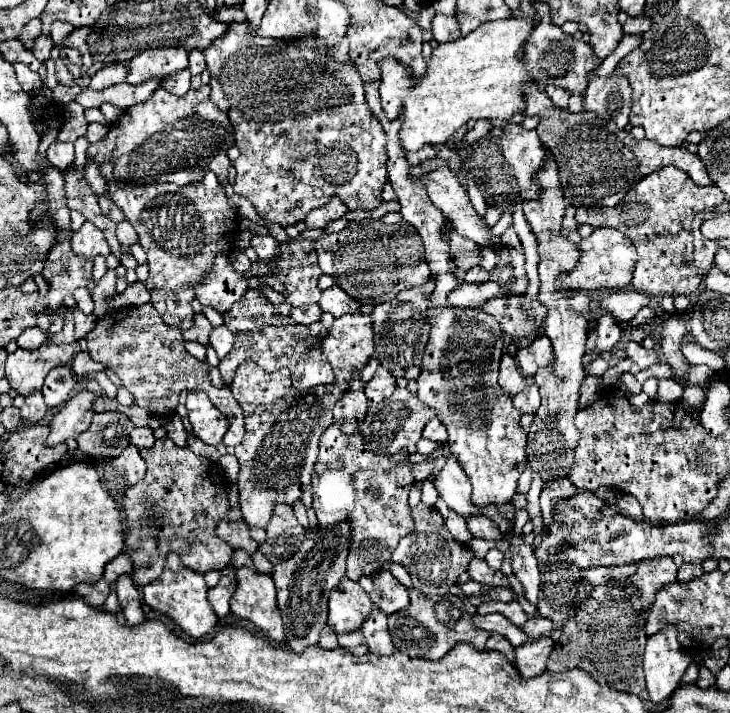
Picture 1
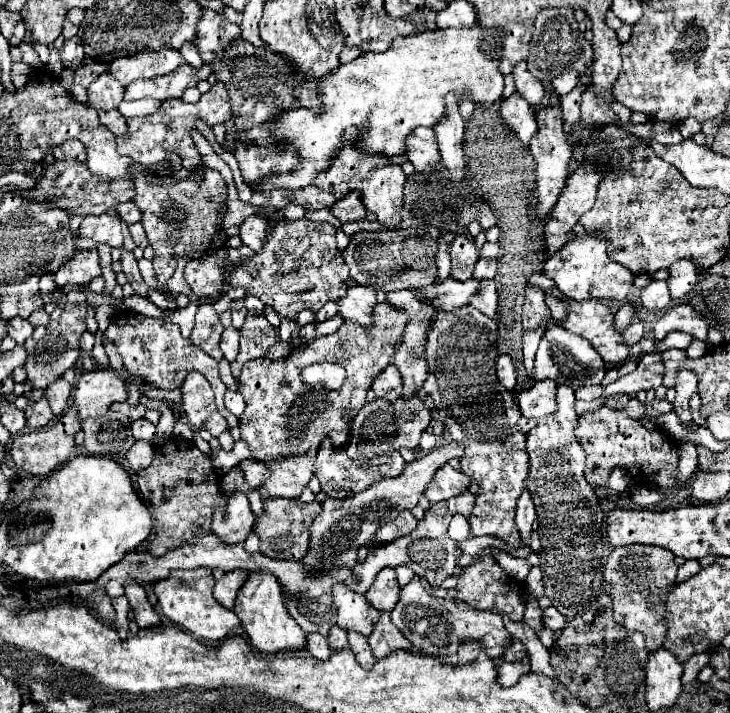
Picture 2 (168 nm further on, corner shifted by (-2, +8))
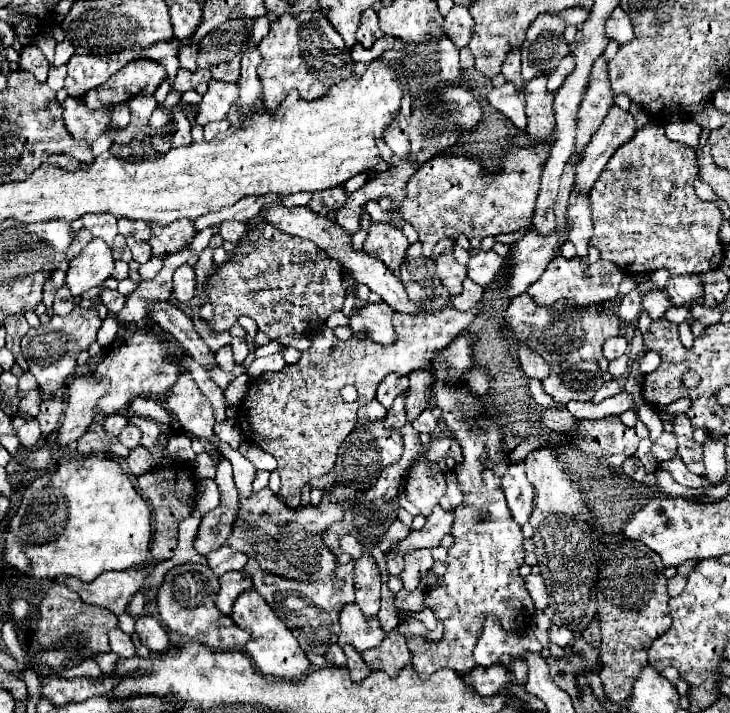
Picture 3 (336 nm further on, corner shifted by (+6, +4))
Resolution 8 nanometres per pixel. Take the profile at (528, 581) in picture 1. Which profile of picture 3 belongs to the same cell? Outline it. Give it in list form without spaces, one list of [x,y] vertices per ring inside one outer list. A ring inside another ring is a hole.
[[[513,464],[505,476],[503,476],[503,492],[511,510],[511,516],[515,522],[525,524],[529,522],[531,510],[533,510],[533,486],[529,484],[525,476],[523,464]]]

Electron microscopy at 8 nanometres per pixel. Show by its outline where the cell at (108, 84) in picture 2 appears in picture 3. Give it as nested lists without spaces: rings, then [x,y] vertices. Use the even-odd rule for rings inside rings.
[[[65,100],[63,110],[65,110],[63,120],[65,120],[67,130],[75,138],[85,138],[89,144],[105,130],[107,122],[111,120],[111,112],[113,112],[113,108],[99,108],[91,112],[91,108],[83,104],[83,100],[75,100],[73,104],[67,104]]]

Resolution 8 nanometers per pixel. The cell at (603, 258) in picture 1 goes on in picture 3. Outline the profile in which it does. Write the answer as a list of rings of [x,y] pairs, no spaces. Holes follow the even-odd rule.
[[[557,254],[549,262],[543,276],[535,284],[531,284],[531,288],[527,292],[541,306],[551,306],[551,304],[555,304],[557,300],[563,300],[563,298],[573,298],[581,308],[585,308],[587,304],[599,304],[599,302],[615,300],[619,296],[621,280],[623,280],[623,272],[621,272],[621,268],[615,268],[615,264],[583,266],[581,256],[565,258],[565,256]]]

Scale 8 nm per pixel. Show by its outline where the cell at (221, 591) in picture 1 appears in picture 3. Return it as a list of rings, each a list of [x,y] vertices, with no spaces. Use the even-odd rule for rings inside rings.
[[[227,572],[219,578],[219,596],[215,598],[215,604],[217,608],[223,612],[223,614],[231,614],[231,606],[235,602],[235,598],[245,592],[245,590],[251,590],[253,584],[251,584],[251,576],[245,574],[245,572]]]

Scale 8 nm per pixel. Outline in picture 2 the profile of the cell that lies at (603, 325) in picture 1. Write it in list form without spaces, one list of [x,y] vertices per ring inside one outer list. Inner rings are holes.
[[[627,302],[627,304],[623,304],[621,308],[619,308],[619,312],[615,314],[615,328],[619,330],[619,332],[623,332],[631,322],[633,322],[633,318],[635,318],[635,302]]]

